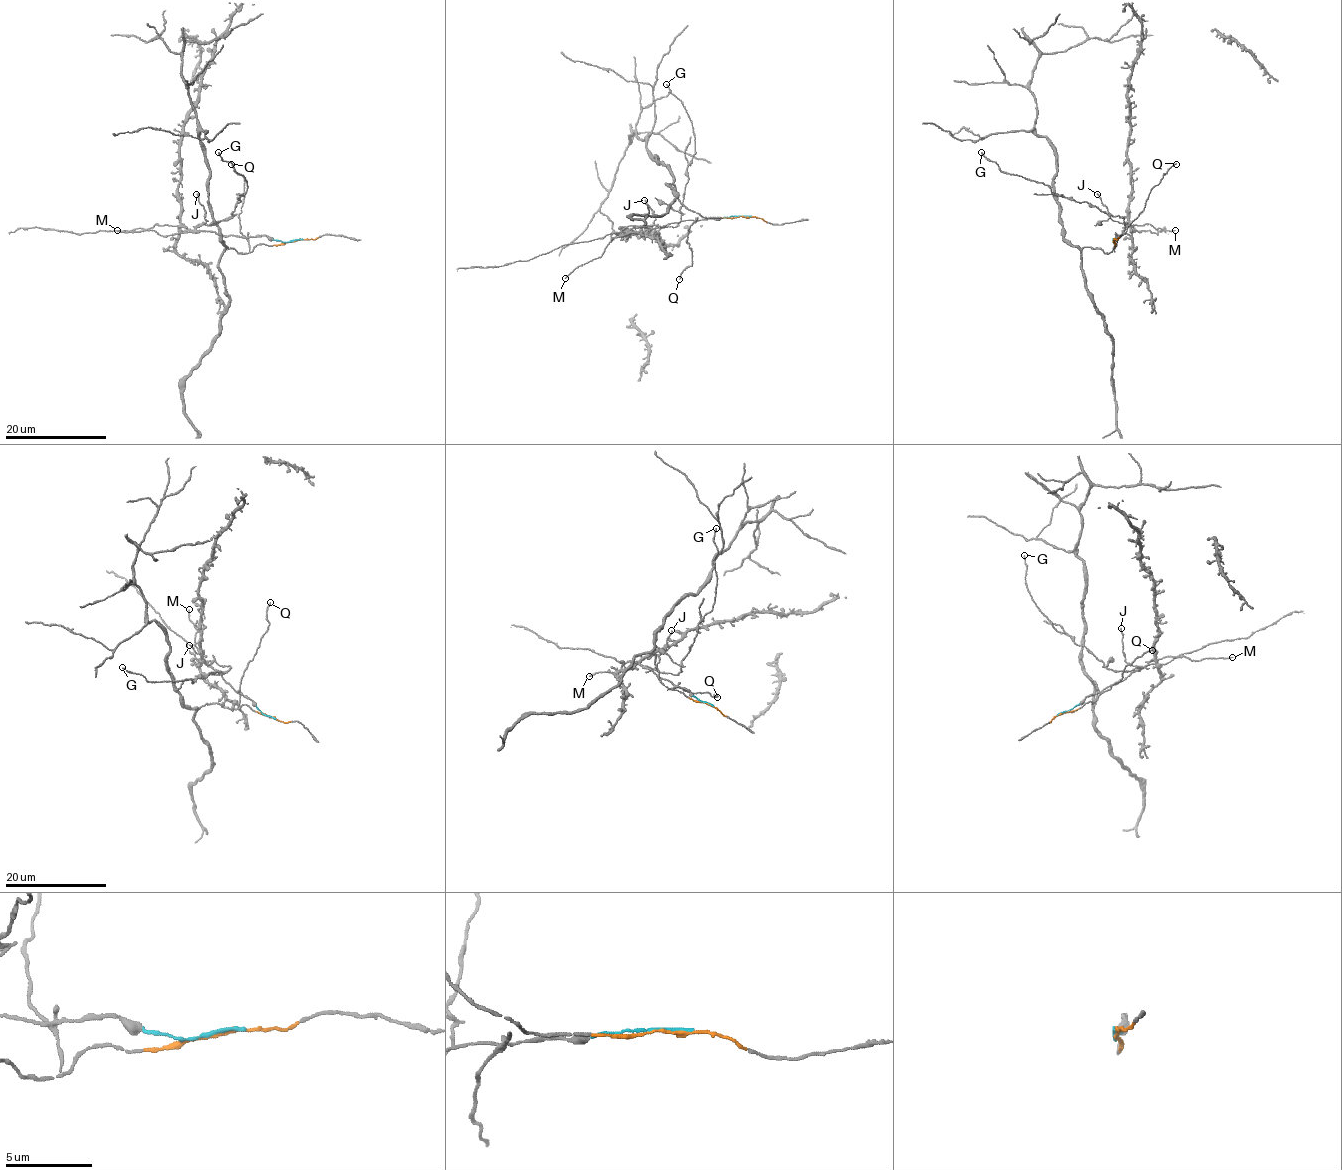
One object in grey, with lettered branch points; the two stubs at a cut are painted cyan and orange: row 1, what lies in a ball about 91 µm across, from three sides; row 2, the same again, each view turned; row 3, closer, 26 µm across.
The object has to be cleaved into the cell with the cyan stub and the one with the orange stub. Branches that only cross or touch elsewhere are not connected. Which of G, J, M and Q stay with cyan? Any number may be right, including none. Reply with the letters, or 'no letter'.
G, J, M, Q

